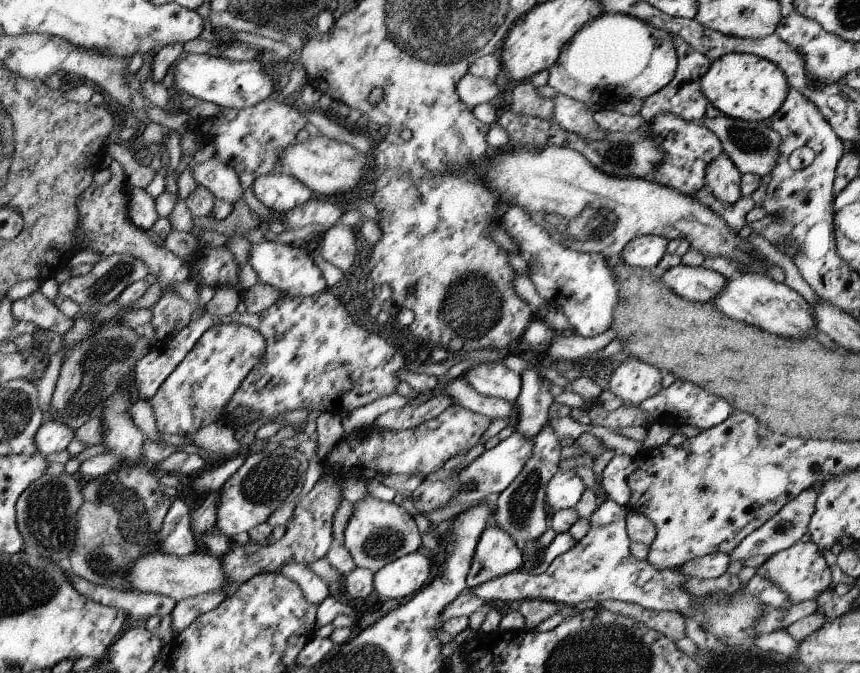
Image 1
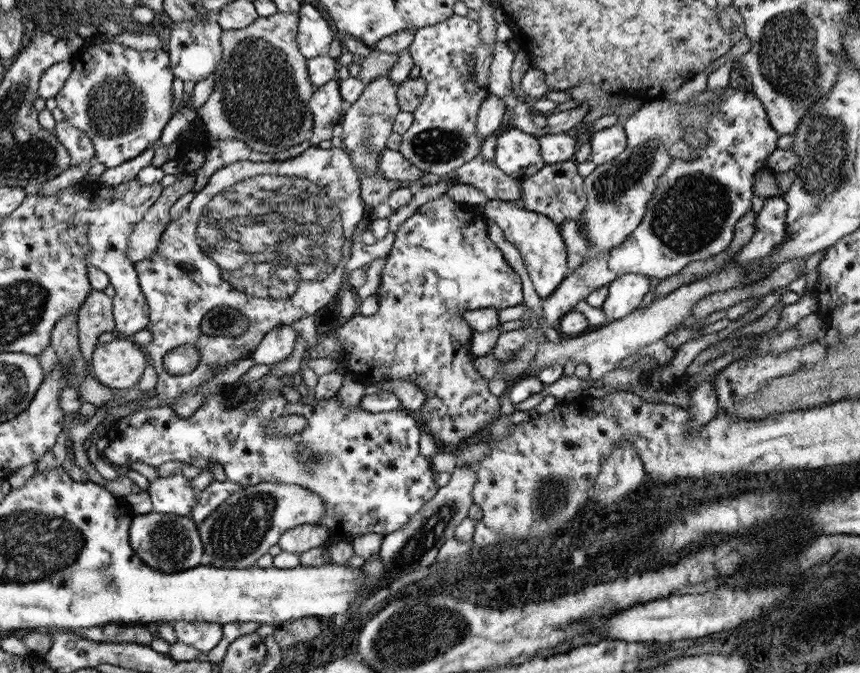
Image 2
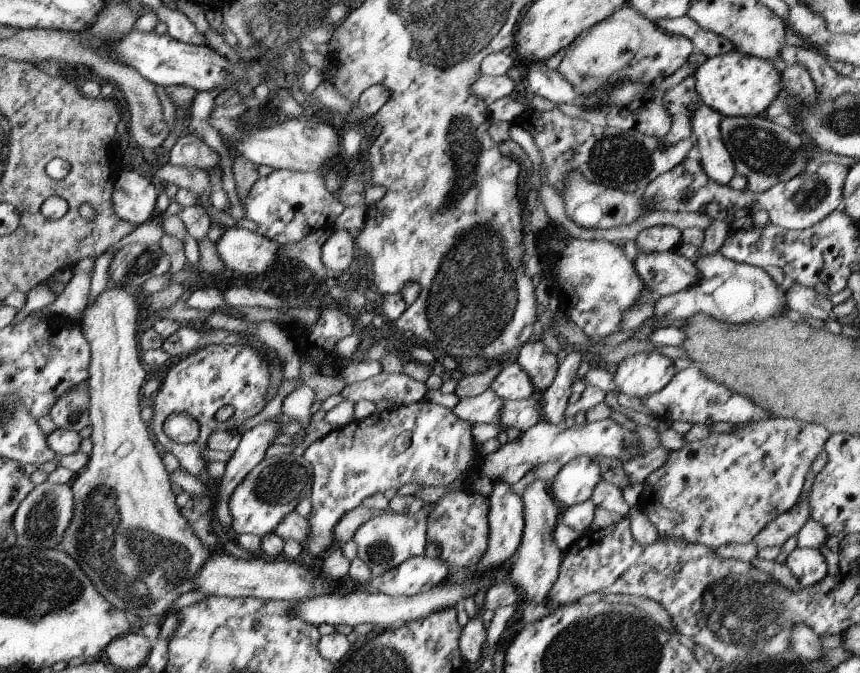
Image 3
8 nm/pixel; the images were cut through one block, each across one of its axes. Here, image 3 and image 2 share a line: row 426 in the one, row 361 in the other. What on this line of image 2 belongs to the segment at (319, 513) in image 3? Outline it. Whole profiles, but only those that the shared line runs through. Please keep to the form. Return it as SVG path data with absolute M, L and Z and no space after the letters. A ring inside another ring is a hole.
M451 194L429 200L419 206L413 216L399 224L393 240L393 248L385 258L377 288L377 312L373 316L355 314L341 328L331 334L343 346L343 366L351 380L361 384L379 386L383 380L407 380L417 384L425 392L425 402L417 410L415 418L423 424L431 438L441 444L467 446L479 442L479 436L487 434L493 422L499 418L497 396L489 394L487 380L473 368L471 338L473 328L461 318L465 310L477 308L509 308L523 302L519 276L507 266L499 248L489 240L489 220L479 204L467 208L463 202L451 200Z

